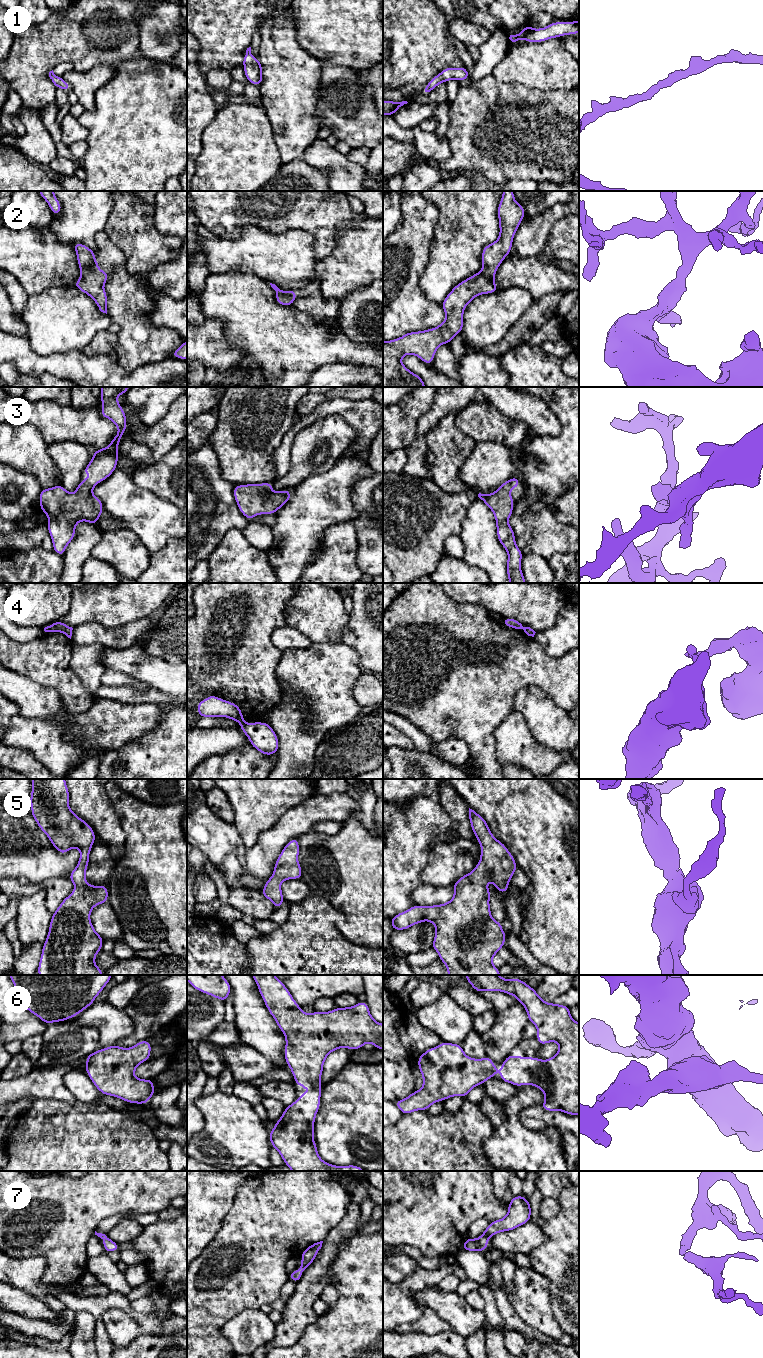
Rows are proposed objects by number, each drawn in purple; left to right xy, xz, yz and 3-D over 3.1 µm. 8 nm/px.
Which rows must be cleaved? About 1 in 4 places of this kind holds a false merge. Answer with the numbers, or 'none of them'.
4

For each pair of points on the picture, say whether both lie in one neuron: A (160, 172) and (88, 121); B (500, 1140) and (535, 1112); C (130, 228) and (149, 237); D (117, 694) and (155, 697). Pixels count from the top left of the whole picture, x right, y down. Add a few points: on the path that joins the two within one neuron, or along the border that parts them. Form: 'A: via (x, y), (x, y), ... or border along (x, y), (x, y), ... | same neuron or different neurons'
A: via (142, 163), (120, 141), (115, 140), (106, 131) | same neuron
B: border along (524, 1107), (519, 1120), (528, 1128), (543, 1131) | different neurons
C: via (135, 233), (139, 237), (144, 237) | same neuron
D: via (126, 695), (146, 697) | same neuron

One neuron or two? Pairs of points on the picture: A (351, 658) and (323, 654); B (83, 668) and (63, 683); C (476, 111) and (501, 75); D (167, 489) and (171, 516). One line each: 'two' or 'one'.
A: one
B: two
C: two
D: two

